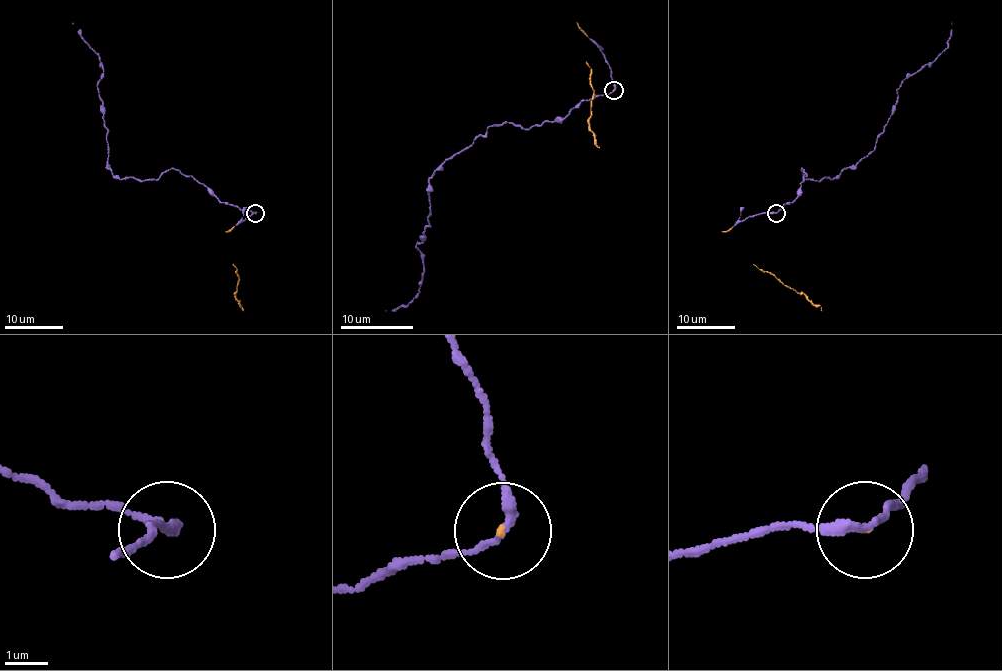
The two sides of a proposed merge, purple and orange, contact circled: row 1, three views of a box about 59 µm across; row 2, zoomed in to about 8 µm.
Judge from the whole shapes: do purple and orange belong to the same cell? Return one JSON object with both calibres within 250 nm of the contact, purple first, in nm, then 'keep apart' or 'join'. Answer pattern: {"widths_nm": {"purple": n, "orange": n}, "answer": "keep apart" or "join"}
{"widths_nm": {"purple": 200, "orange": 50}, "answer": "join"}

